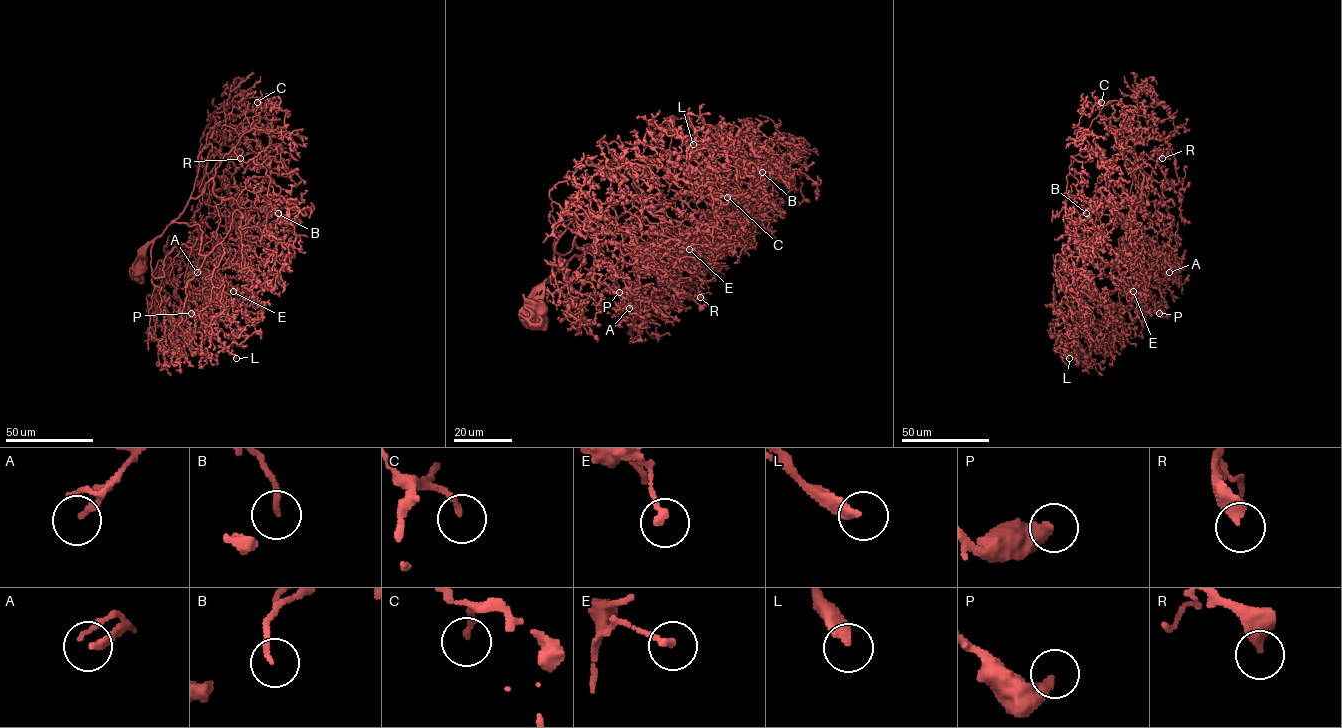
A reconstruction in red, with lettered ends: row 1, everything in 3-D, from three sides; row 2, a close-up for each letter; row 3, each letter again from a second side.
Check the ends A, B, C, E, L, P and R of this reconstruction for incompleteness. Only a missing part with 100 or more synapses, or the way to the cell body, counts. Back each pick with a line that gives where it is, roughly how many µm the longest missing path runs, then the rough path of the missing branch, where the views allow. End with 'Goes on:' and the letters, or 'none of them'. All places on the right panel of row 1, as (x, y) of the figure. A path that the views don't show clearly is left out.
Goes on: none of them

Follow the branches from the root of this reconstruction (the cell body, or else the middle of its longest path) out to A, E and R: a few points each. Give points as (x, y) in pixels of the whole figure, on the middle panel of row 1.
A: (534, 309), (573, 206), (575, 244), (602, 244), (629, 308)
E: (534, 309), (573, 257), (664, 208), (662, 190), (680, 223), (662, 234), (689, 249)
R: (534, 309), (573, 257), (634, 253), (654, 231), (644, 255), (654, 243), (659, 273), (700, 297)

